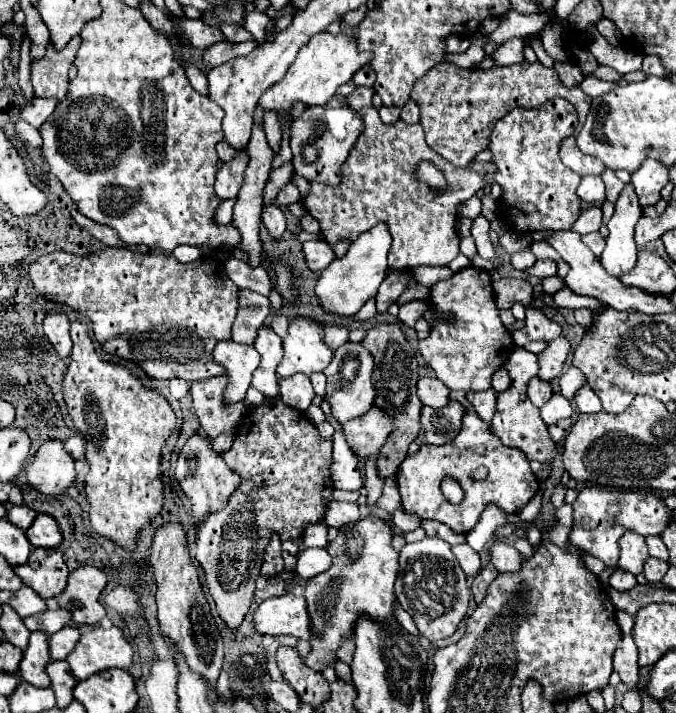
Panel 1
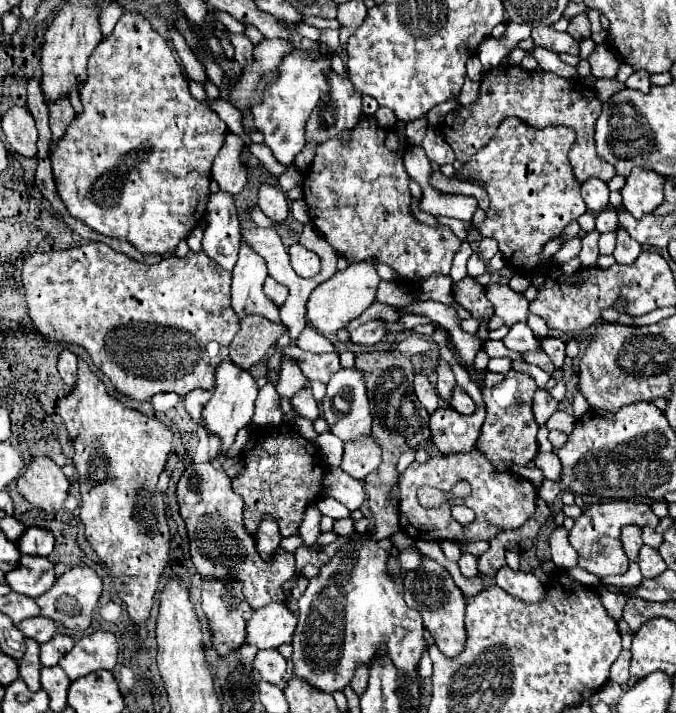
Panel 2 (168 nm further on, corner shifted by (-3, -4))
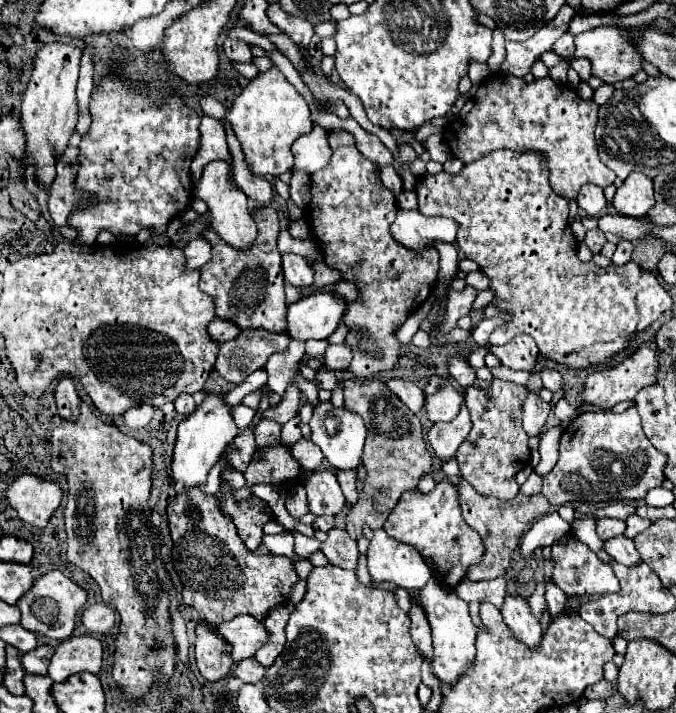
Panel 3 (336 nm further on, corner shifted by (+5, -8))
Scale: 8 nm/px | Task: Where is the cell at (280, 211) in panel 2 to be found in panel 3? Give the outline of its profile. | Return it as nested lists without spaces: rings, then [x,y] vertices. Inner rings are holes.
[[[227,127],[225,133],[227,133],[229,151],[233,155],[233,177],[235,177],[235,183],[259,207],[269,205],[271,199],[273,199],[273,185],[267,179],[263,179],[263,177],[255,177],[253,173],[247,173],[247,165],[243,165],[243,149],[239,149],[239,139],[235,137],[235,133],[231,133],[231,127]]]

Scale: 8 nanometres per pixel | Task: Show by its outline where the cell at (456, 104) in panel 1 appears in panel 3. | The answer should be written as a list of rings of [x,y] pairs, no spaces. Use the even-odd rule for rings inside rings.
[[[491,73],[479,85],[473,103],[475,103],[473,109],[465,117],[449,123],[449,141],[445,141],[451,149],[451,155],[461,159],[463,163],[473,163],[475,159],[483,157],[493,149],[515,149],[515,151],[537,149],[541,153],[547,153],[549,171],[551,171],[549,181],[553,191],[561,197],[575,199],[585,183],[595,183],[599,187],[609,187],[613,183],[615,173],[601,163],[597,153],[597,143],[593,137],[599,105],[581,99],[573,87],[555,83],[551,77],[543,77],[527,83],[523,77],[515,77],[507,73]]]

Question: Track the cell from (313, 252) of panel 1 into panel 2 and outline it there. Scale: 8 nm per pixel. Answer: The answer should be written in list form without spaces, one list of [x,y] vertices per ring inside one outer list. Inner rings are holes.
[[[299,243],[291,245],[289,257],[291,257],[291,265],[293,265],[297,275],[315,277],[319,273],[319,257],[313,251],[305,249],[303,245],[299,245]]]

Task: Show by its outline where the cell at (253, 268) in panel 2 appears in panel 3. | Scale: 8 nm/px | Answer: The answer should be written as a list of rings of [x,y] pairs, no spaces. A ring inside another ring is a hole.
[[[215,317],[211,321],[211,325],[207,327],[207,331],[217,343],[225,343],[225,341],[237,337],[237,325],[233,321],[223,321],[221,317]]]

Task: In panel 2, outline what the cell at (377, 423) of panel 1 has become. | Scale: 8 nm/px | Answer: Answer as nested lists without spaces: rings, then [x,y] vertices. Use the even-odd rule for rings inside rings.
[[[367,437],[367,441],[355,441],[351,445],[345,445],[341,469],[351,477],[363,481],[363,477],[367,477],[371,471],[379,467],[379,461],[381,461],[379,447],[373,445],[371,437]]]

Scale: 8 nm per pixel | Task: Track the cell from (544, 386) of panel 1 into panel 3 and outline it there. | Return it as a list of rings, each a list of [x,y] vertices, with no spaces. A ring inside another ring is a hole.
[[[529,393],[523,403],[523,429],[529,435],[539,435],[547,421],[549,409],[549,403],[545,403],[537,393]]]

